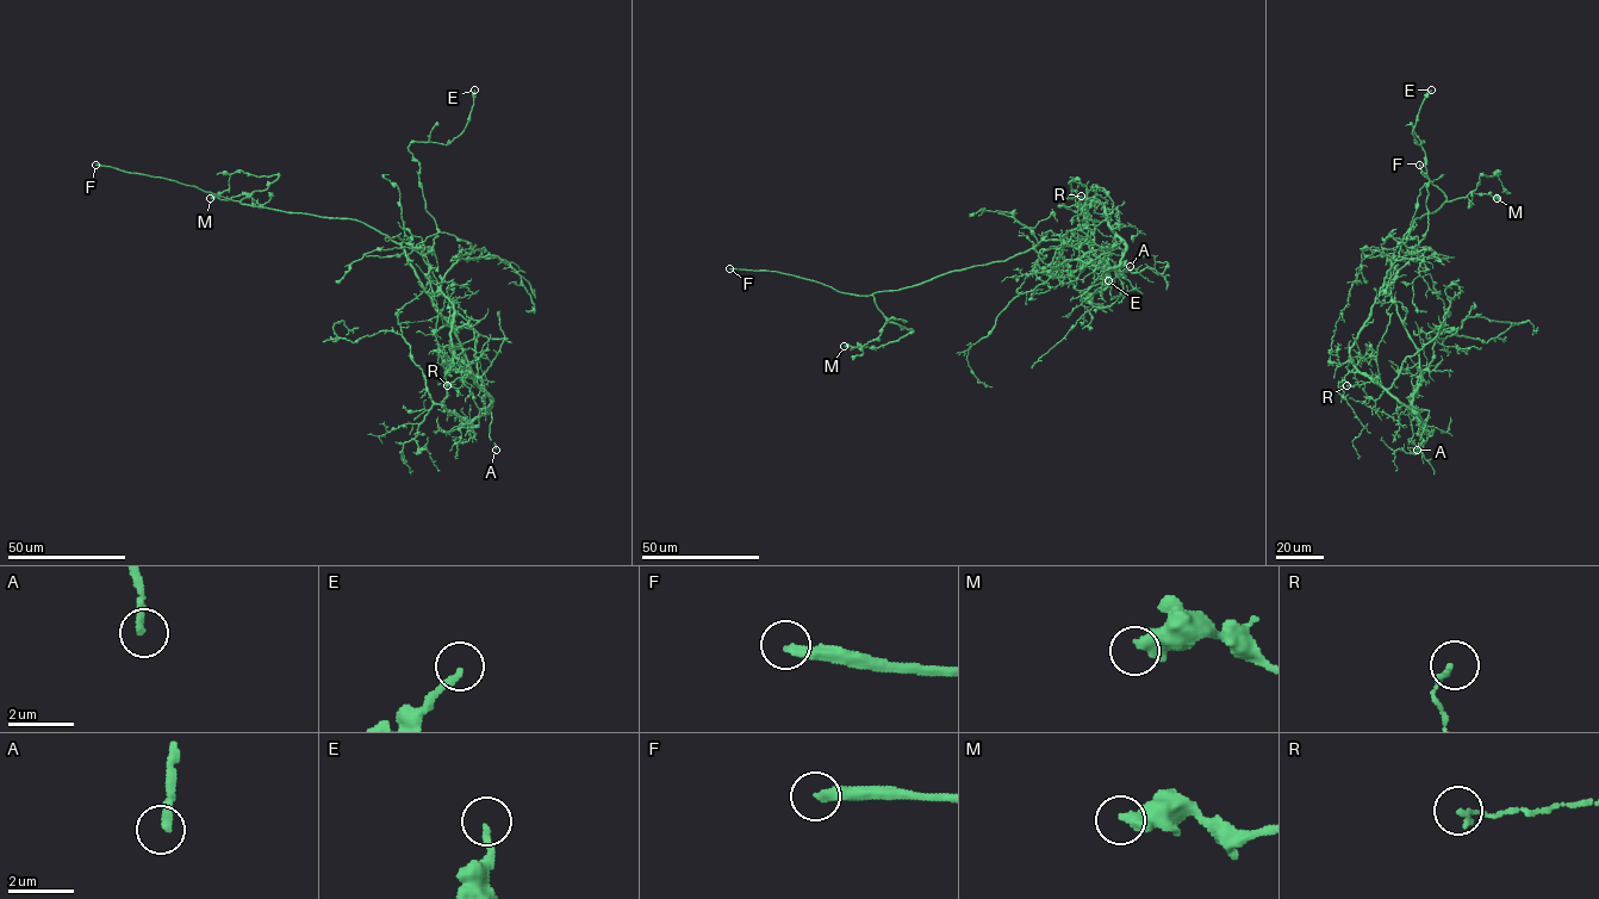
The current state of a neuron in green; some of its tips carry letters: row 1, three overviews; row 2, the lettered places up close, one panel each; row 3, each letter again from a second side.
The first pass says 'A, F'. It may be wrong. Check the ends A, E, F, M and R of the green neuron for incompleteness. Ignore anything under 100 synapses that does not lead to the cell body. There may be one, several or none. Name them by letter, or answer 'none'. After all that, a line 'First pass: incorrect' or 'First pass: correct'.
A, F
First pass: correct

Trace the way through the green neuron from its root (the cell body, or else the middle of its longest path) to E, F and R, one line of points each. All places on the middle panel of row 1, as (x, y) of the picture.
E: (1064, 241), (1062, 237), (1070, 230), (1071, 237), (1059, 254), (1072, 276), (1044, 273), (1096, 261), (1108, 280)
F: (1064, 241), (1044, 240), (1005, 260), (949, 271), (912, 286), (871, 295), (839, 292), (776, 271), (729, 268)
R: (1064, 241), (1062, 237), (1069, 230), (1087, 221), (1088, 199), (1102, 204), (1106, 218), (1089, 224), (1081, 196)

